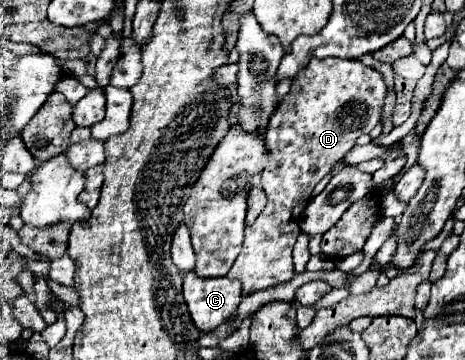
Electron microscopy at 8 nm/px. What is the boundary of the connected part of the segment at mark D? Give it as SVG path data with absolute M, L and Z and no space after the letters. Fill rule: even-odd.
M314 58L294 76L290 92L278 104L266 128L270 164L262 172L262 188L268 204L256 222L246 226L242 252L228 272L228 278L240 280L242 296L294 278L292 246L300 234L302 210L310 202L314 186L354 146L356 138L378 124L384 98L386 84L382 74L360 60Z

